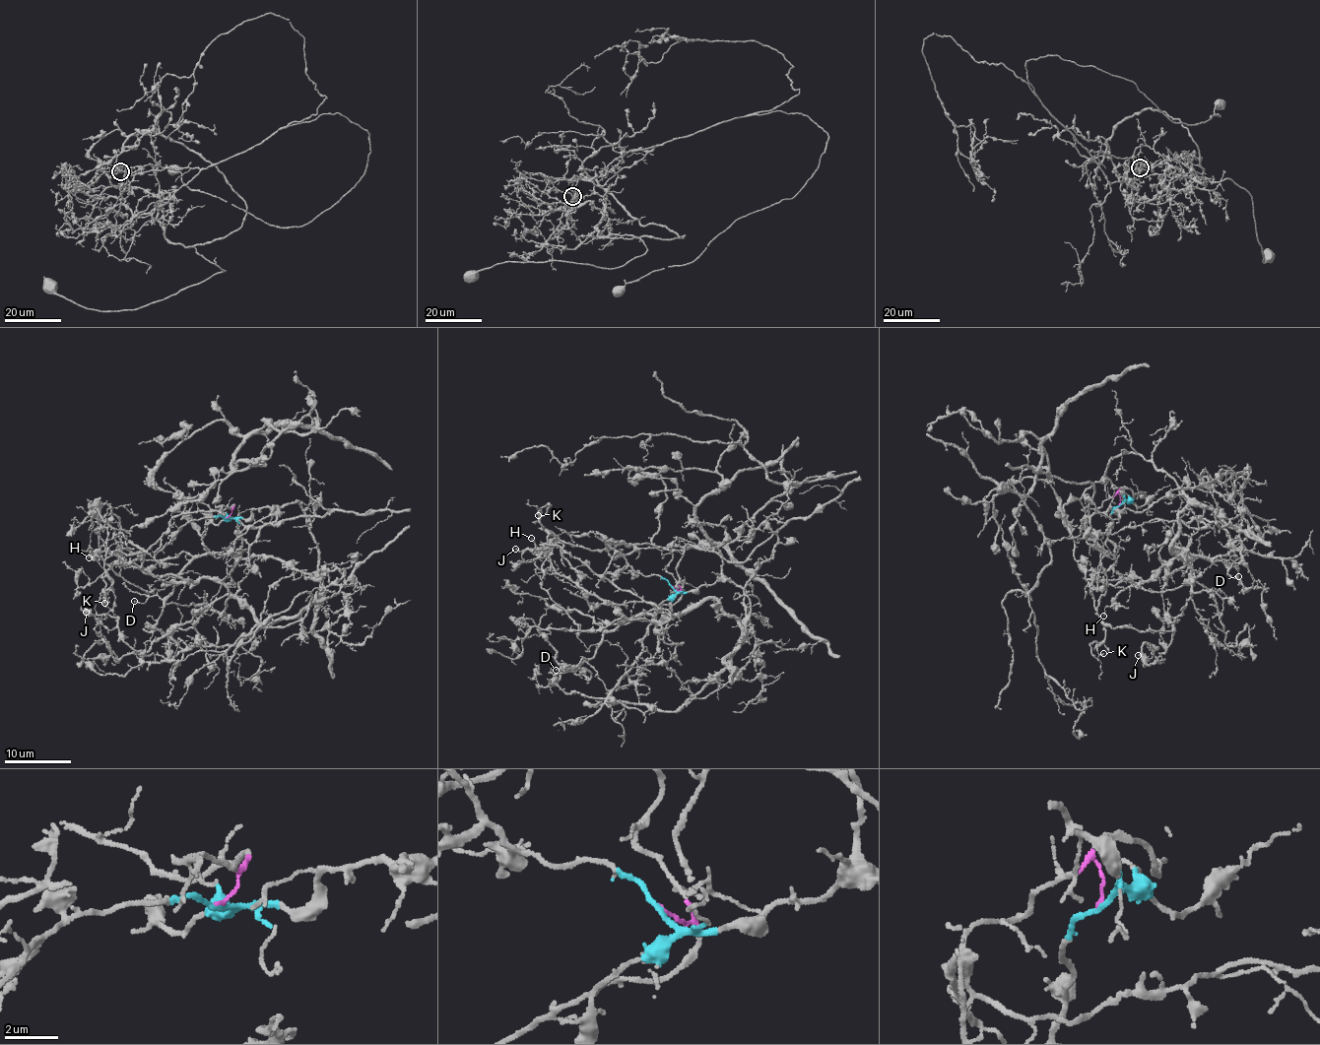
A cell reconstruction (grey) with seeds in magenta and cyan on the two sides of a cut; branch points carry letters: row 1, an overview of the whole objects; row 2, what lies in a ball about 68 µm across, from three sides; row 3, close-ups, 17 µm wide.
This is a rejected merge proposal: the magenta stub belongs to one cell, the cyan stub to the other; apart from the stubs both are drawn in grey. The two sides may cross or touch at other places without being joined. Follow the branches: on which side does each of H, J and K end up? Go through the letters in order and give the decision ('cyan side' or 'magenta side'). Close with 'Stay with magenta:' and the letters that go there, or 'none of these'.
H: cyan side
J: cyan side
K: magenta side
Stay with magenta: K

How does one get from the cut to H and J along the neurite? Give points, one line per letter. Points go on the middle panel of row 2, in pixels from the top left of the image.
H: (672, 587), (585, 533), (562, 550), (579, 578), (572, 581), (531, 538)
J: (672, 587), (731, 580), (744, 592), (747, 633), (711, 598), (674, 615), (555, 546), (515, 549)

